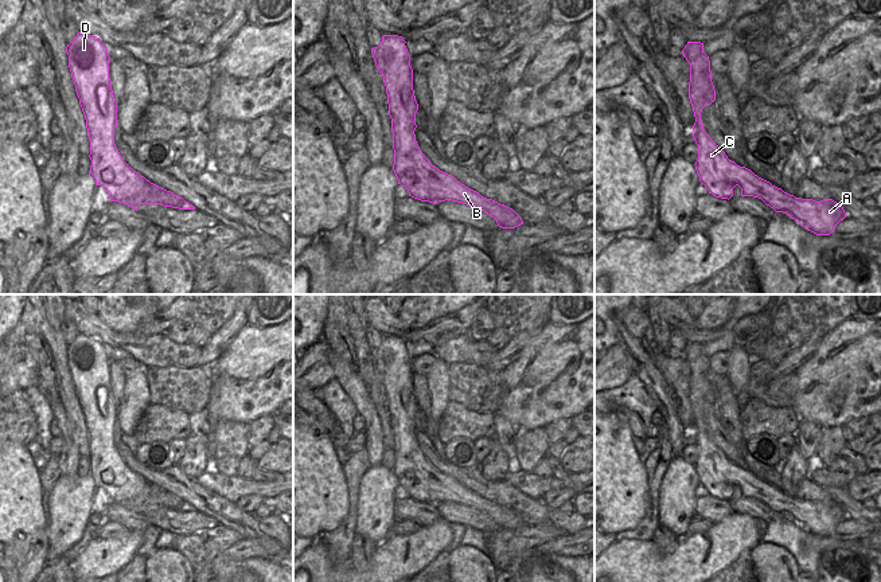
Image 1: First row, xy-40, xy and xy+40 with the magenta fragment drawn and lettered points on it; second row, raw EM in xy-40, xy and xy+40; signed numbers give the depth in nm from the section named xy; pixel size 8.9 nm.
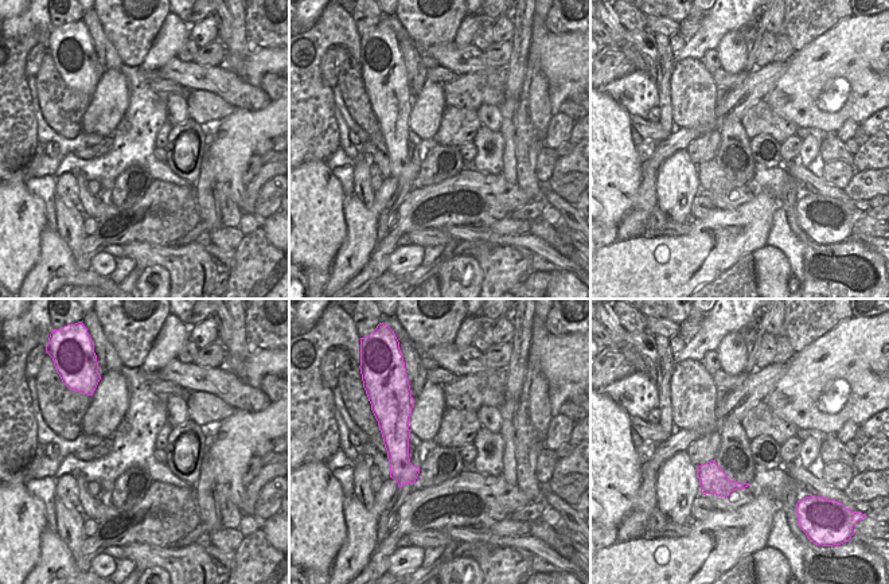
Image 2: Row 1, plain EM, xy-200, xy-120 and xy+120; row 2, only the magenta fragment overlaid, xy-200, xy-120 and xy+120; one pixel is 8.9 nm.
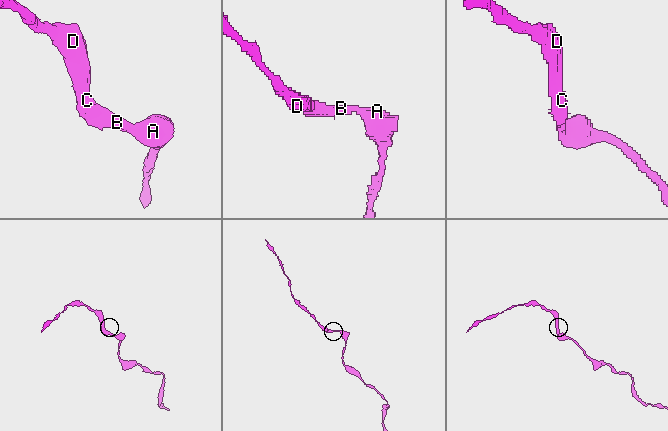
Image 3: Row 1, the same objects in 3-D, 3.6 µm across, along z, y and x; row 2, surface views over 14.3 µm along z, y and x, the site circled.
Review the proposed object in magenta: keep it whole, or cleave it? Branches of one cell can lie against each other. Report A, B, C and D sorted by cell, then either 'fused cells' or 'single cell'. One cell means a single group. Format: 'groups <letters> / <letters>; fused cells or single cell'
groups A B C D; single cell

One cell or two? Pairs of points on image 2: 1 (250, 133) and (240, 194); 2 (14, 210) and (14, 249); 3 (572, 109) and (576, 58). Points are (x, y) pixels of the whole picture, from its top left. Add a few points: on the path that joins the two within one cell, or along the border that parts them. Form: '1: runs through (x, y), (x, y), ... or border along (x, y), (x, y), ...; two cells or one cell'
1: runs through (236, 148), (234, 179); one cell
2: runs through (14, 220), (14, 240); one cell
3: border along (570, 100), (566, 100), (558, 111); two cells

